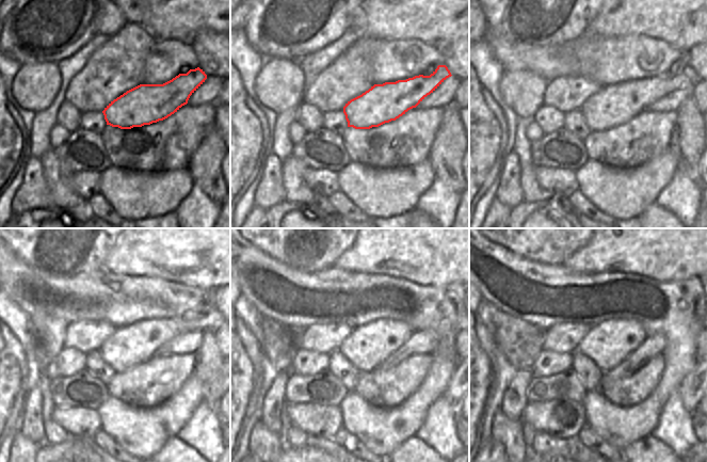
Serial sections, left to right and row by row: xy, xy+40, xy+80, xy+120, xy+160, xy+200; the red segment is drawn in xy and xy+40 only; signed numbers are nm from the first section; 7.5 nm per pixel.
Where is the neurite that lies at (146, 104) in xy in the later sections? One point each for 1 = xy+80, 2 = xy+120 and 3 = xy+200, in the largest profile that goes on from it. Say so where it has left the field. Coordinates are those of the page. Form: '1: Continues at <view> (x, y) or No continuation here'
1: Continues at xy+80 (613, 105)
2: Continues at xy+120 (131, 345)
3: Continues at xy+200 (609, 343).

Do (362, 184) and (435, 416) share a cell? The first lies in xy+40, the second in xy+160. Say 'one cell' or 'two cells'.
two cells

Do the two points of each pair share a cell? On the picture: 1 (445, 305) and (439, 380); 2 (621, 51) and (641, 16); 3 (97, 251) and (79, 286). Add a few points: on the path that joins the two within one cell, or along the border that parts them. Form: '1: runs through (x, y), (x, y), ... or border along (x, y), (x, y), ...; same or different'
1: runs through (445, 323), (444, 362); same
2: border along (606, 36), (644, 35), (655, 40); different
3: border along (103, 269), (62, 276); different

